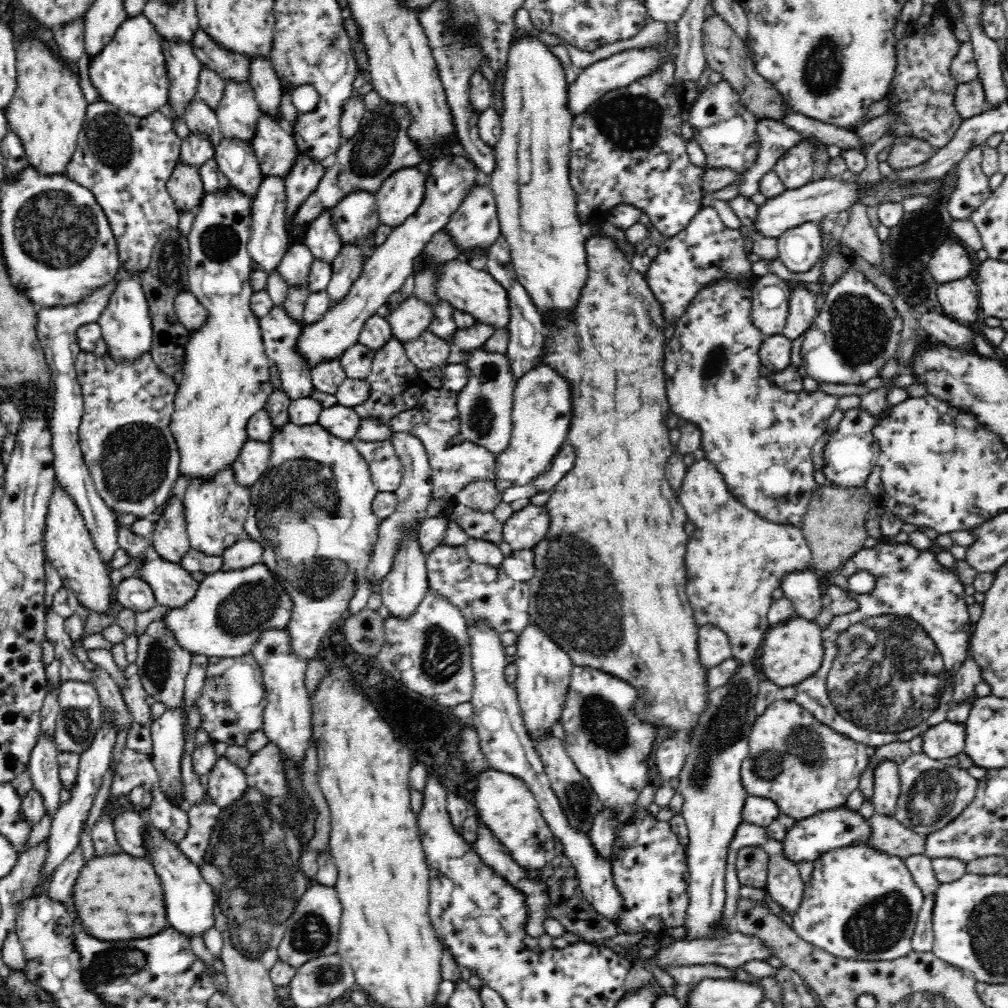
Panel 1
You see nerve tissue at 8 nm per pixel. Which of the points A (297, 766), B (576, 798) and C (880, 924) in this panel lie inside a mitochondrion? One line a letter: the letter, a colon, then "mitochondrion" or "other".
A: other
B: mitochondrion
C: mitochondrion

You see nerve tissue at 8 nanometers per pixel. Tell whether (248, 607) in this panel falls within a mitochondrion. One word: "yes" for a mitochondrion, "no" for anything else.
yes

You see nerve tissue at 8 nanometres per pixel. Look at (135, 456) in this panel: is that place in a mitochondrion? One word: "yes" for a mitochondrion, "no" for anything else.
yes

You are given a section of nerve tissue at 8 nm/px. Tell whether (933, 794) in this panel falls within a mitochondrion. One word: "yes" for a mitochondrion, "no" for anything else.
yes

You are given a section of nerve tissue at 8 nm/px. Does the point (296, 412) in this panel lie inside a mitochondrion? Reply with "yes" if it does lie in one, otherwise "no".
no

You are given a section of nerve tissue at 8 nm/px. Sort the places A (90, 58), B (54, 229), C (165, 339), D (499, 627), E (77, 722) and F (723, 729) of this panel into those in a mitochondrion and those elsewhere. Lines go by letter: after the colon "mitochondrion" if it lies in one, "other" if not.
A: other
B: mitochondrion
C: mitochondrion
D: other
E: mitochondrion
F: mitochondrion

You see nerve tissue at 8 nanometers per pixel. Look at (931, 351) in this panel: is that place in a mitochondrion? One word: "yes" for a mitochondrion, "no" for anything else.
no

